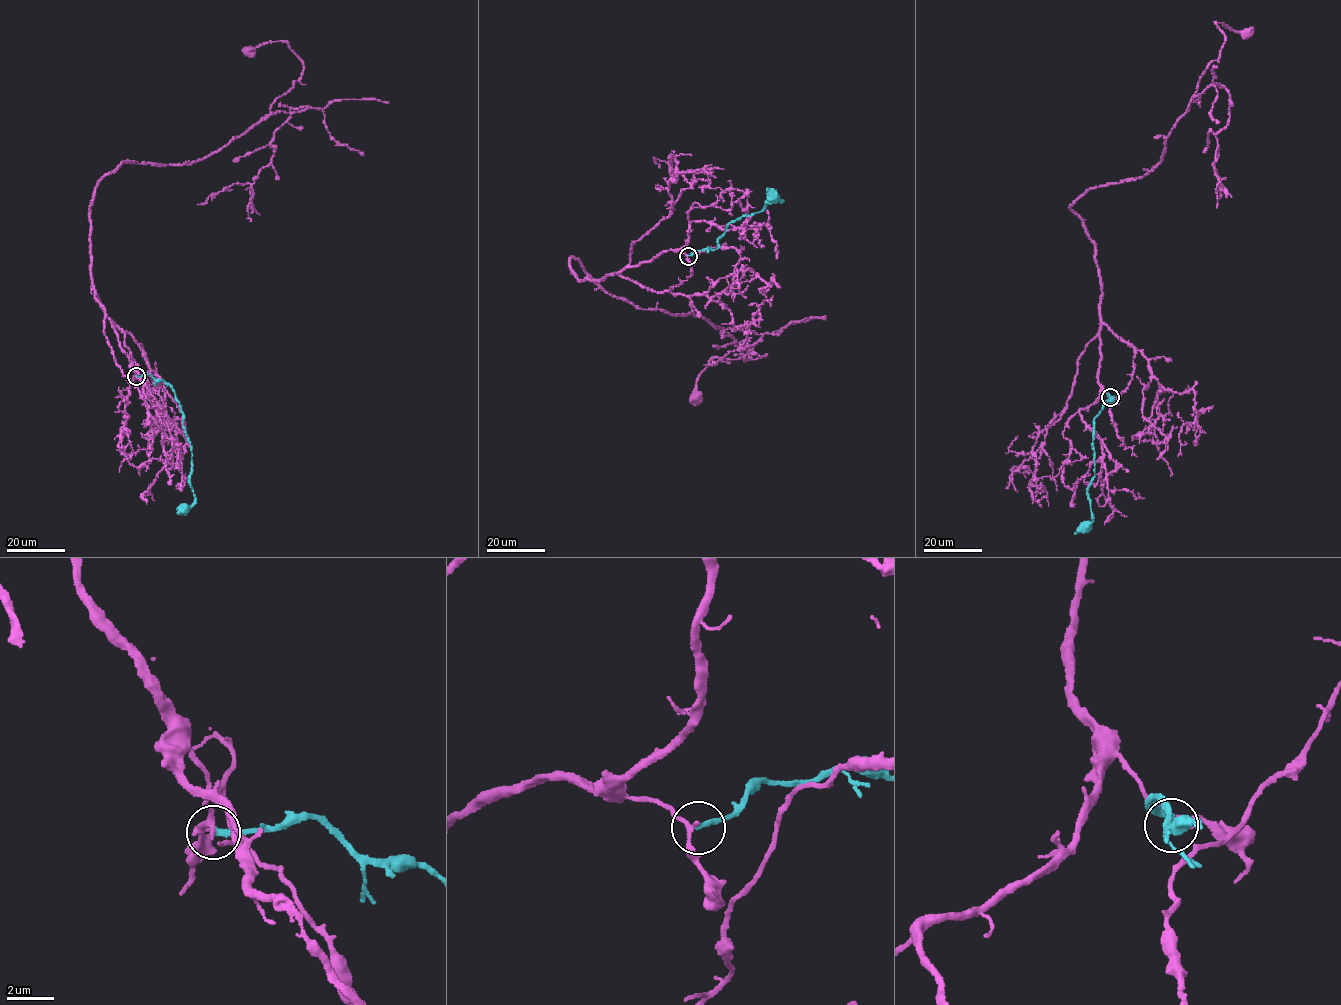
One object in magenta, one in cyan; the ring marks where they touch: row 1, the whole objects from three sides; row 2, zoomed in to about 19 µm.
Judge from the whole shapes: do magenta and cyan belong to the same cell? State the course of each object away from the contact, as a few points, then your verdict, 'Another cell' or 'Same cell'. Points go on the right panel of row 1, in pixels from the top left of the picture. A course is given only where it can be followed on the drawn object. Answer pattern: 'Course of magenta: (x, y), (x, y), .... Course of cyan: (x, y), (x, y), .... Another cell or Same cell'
Course of magenta: (1110, 397), (1097, 379), (1094, 242), (1070, 207), (1155, 168), (1219, 58), (1215, 22), (1245, 34). Course of cyan: (1110, 397), (1108, 394), (1114, 398), (1105, 401), (1094, 421), (1094, 477), (1087, 498), (1092, 516), (1087, 527). Another cell

